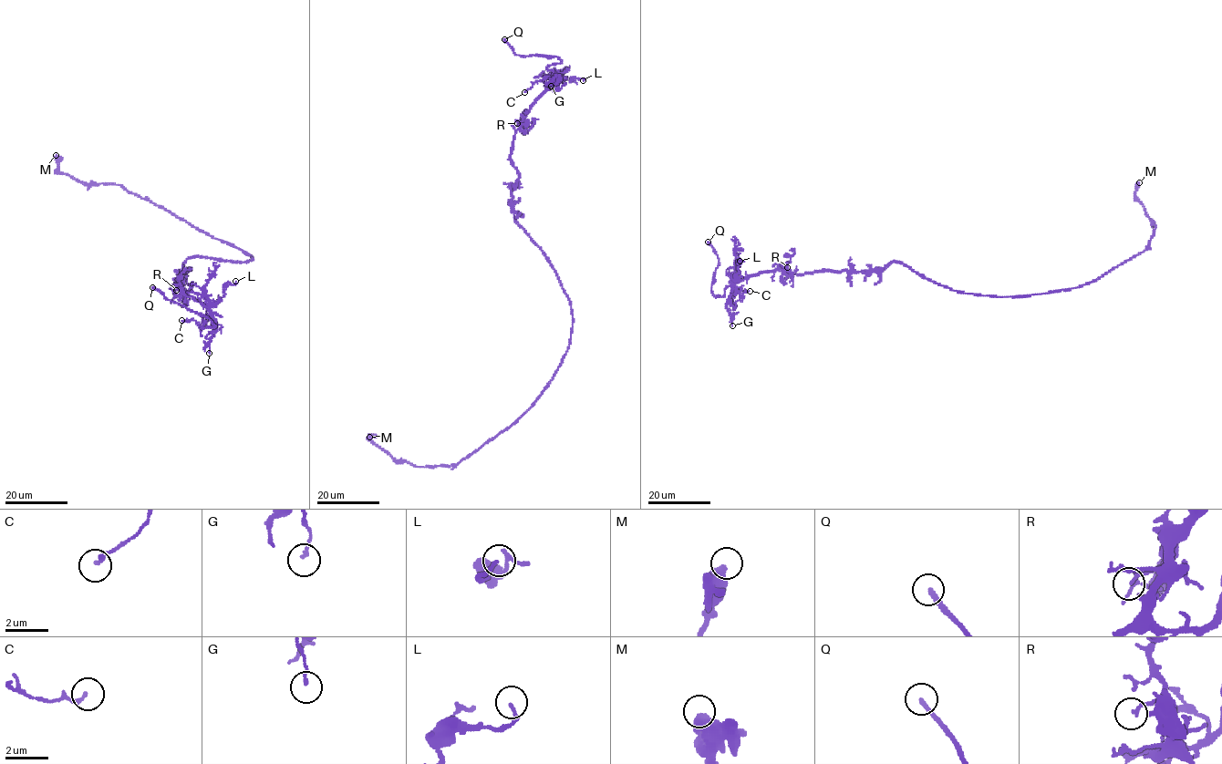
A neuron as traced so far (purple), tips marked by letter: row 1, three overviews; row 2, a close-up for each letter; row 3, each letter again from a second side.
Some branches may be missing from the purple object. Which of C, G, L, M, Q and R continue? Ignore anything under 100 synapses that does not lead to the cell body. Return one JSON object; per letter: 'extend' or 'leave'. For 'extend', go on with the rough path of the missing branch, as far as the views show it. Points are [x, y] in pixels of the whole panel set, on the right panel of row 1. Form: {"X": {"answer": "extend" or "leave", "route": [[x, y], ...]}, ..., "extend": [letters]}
{"C": {"answer": "leave"}, "G": {"answer": "leave"}, "L": {"answer": "leave"}, "M": {"answer": "leave"}, "Q": {"answer": "extend", "route": [[708, 242], [695, 227], [687, 226], [666, 242], [663, 254]]}, "R": {"answer": "leave"}, "extend": ["Q"]}

